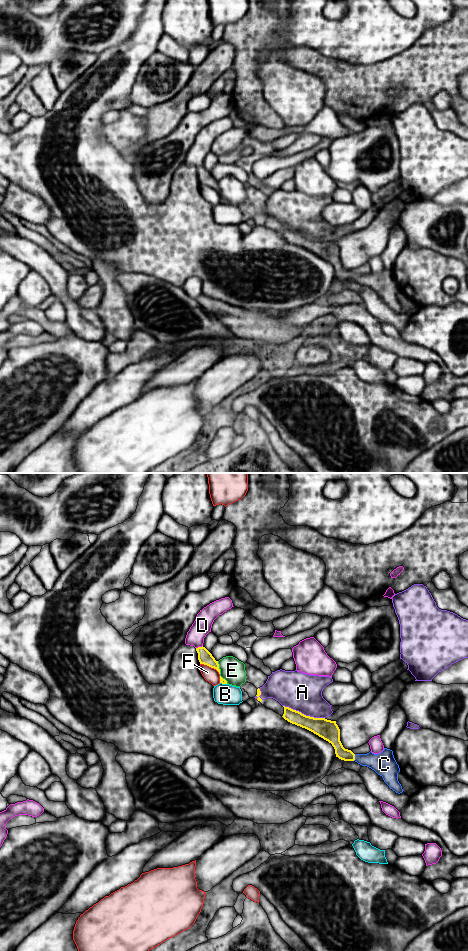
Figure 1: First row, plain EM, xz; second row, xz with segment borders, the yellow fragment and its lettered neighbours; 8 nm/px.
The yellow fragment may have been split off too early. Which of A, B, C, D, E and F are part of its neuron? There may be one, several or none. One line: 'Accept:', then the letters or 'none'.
Accept: C

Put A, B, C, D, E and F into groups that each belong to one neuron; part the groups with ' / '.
A / B / C / D / E / F

